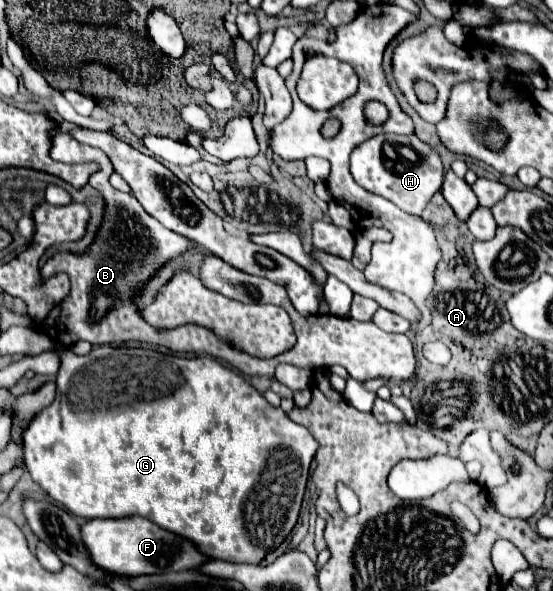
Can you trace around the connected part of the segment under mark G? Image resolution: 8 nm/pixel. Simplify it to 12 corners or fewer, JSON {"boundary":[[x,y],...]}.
{"boundary":[[60,352],[24,430],[86,520],[260,564],[318,444],[211,357]]}

